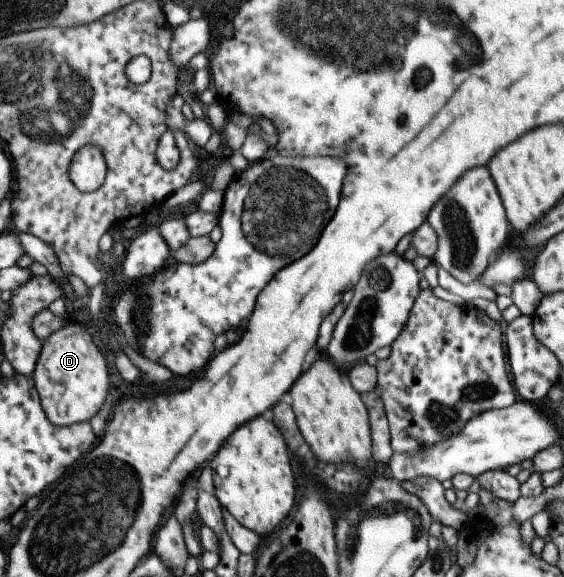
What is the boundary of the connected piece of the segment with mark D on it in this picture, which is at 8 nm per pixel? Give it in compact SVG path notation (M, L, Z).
M67 322L61 330L43 342L42 354L40 354L33 380L41 397L44 412L50 422L54 426L68 427L89 422L102 410L108 390L110 390L110 368L108 368L106 356L96 346L92 334L80 324Z

